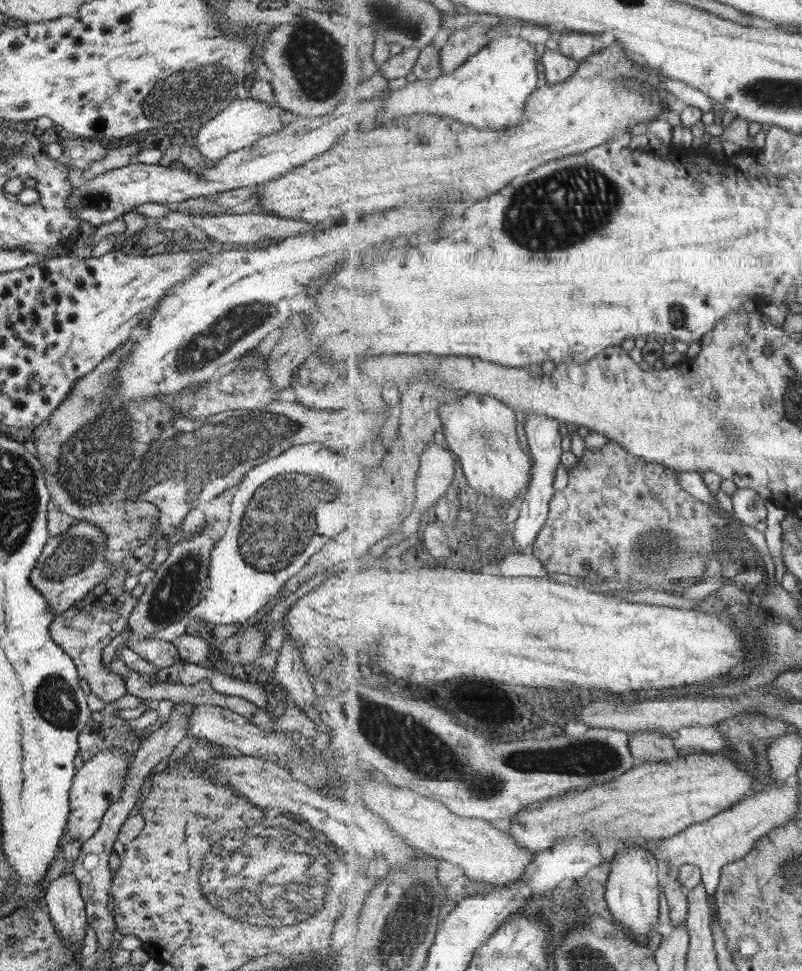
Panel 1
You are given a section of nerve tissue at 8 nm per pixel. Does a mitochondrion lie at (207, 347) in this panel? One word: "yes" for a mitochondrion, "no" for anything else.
yes

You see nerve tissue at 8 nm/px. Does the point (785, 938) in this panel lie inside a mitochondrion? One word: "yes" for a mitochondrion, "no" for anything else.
no

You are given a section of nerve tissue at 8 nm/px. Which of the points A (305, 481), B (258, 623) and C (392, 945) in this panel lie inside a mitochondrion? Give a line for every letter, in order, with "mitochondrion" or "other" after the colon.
A: mitochondrion
B: other
C: mitochondrion

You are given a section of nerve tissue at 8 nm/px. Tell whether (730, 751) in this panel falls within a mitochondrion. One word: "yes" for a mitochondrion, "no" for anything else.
no

